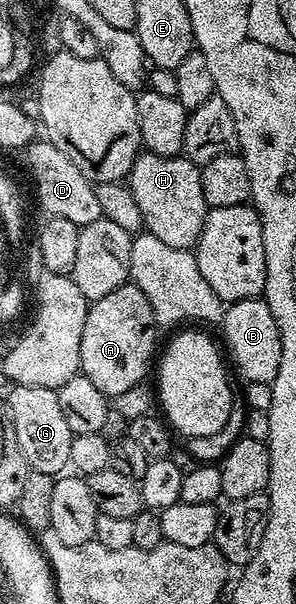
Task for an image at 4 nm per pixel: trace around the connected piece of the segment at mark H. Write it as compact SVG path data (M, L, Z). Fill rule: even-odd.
M147 151L138 155L128 183L132 198L136 198L136 203L140 205L142 228L149 235L177 248L190 250L197 245L208 211L204 202L204 190L200 186L201 173L201 167L183 155L160 158Z

